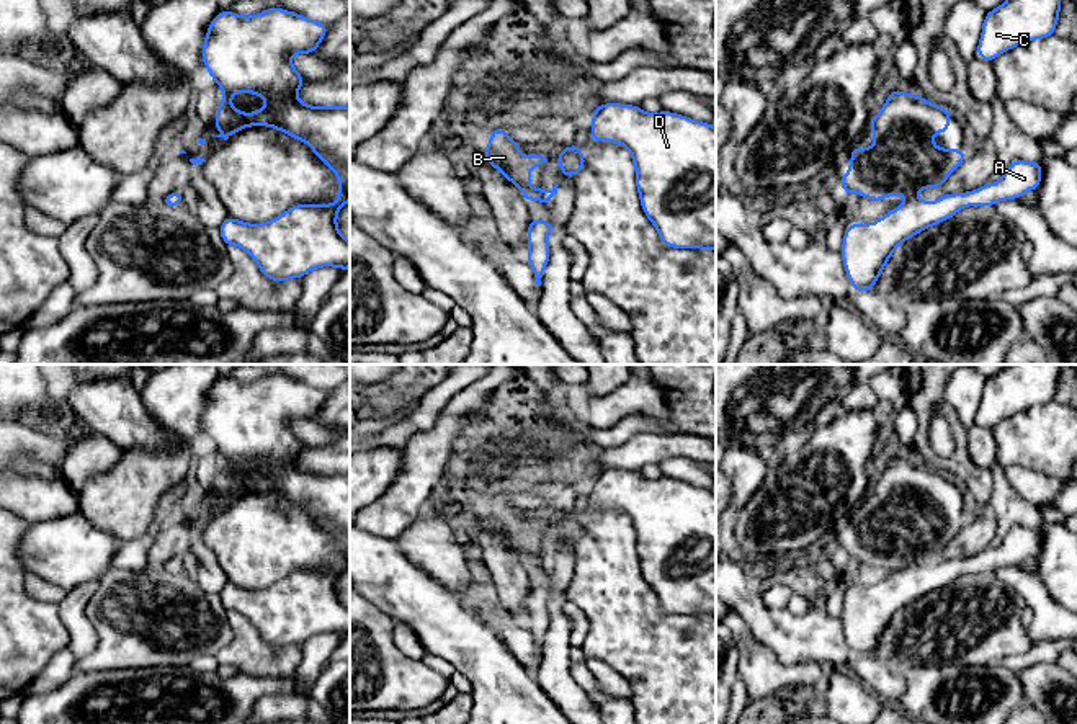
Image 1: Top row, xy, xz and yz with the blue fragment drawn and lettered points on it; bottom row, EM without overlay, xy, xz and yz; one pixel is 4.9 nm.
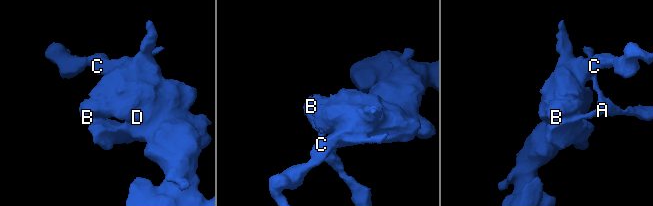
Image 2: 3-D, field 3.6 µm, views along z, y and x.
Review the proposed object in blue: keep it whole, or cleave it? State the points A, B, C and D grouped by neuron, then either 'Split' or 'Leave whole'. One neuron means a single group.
Groups: A B C D. Leave whole

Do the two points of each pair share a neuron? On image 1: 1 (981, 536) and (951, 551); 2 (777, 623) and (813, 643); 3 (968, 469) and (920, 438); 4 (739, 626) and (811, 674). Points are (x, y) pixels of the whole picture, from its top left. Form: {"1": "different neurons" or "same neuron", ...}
{"1": "same neuron", "2": "same neuron", "3": "same neuron", "4": "same neuron"}

